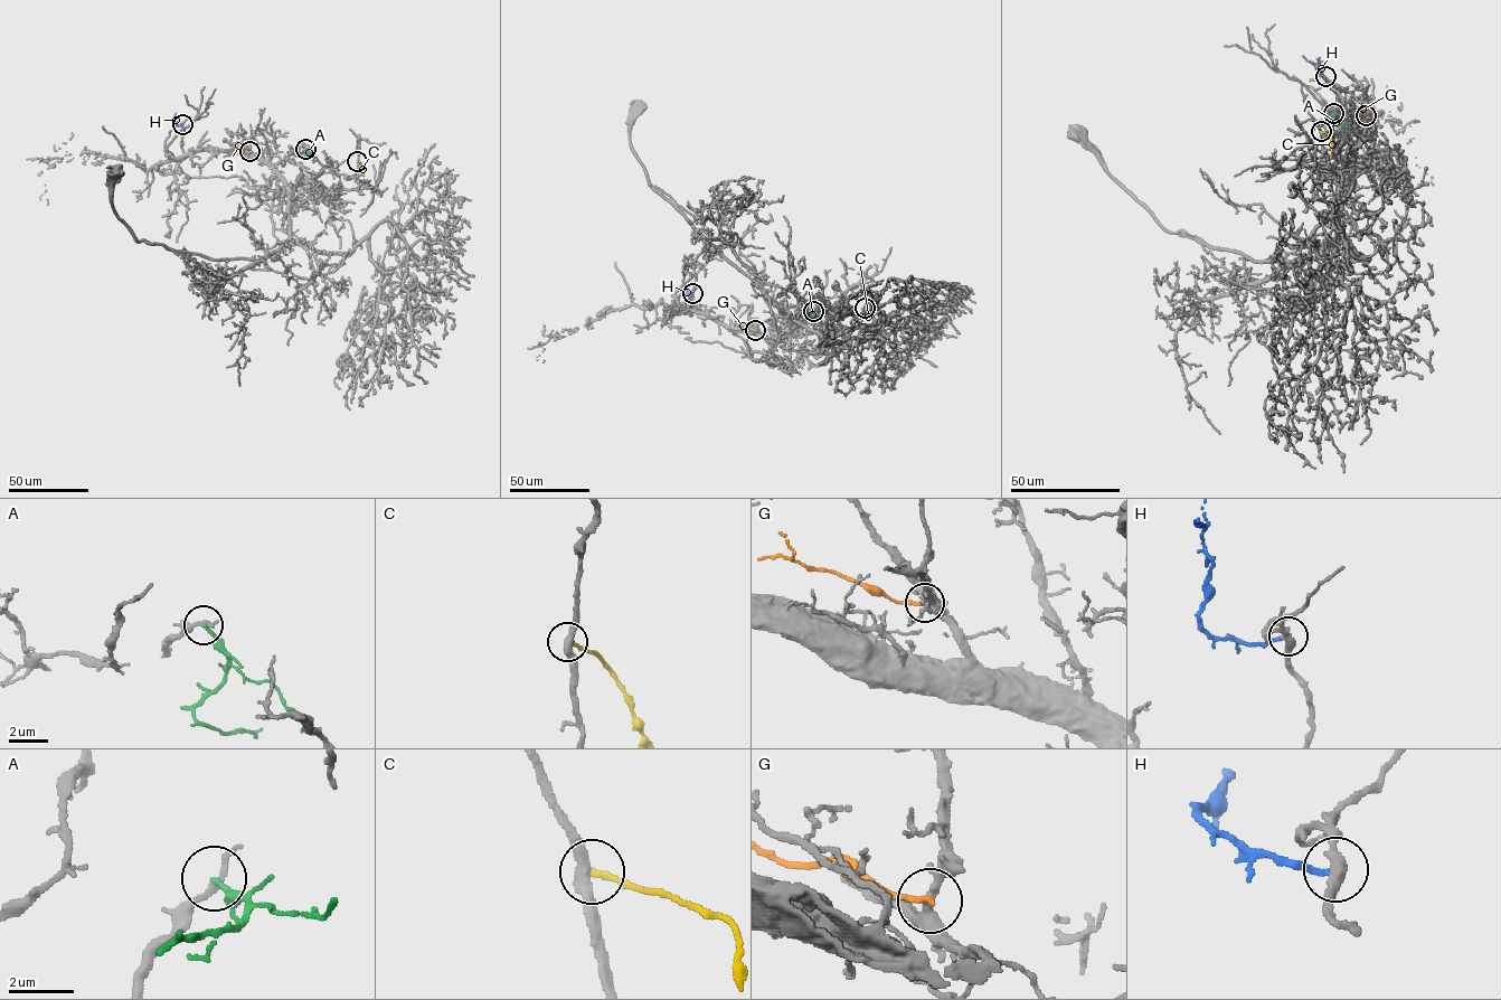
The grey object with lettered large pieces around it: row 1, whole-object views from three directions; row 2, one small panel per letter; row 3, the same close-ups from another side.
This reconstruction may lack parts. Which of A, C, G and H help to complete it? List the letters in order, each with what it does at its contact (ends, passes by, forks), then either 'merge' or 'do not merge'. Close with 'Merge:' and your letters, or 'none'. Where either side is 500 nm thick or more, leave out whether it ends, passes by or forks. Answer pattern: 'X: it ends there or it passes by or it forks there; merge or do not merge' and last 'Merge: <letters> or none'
A: it ends there; do not merge
C: it ends there; do not merge
G: it ends there; do not merge
H: it ends there; do not merge
Merge: none

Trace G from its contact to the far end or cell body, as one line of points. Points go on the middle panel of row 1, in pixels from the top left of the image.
G: (755, 330), (742, 327)

